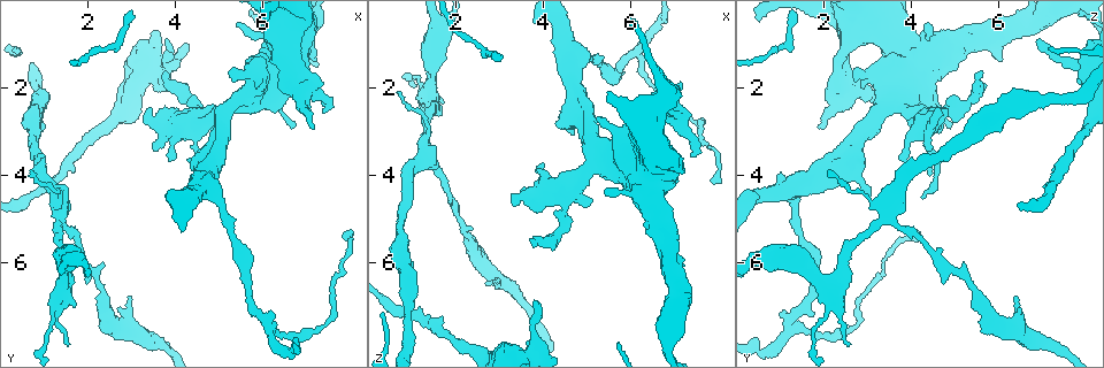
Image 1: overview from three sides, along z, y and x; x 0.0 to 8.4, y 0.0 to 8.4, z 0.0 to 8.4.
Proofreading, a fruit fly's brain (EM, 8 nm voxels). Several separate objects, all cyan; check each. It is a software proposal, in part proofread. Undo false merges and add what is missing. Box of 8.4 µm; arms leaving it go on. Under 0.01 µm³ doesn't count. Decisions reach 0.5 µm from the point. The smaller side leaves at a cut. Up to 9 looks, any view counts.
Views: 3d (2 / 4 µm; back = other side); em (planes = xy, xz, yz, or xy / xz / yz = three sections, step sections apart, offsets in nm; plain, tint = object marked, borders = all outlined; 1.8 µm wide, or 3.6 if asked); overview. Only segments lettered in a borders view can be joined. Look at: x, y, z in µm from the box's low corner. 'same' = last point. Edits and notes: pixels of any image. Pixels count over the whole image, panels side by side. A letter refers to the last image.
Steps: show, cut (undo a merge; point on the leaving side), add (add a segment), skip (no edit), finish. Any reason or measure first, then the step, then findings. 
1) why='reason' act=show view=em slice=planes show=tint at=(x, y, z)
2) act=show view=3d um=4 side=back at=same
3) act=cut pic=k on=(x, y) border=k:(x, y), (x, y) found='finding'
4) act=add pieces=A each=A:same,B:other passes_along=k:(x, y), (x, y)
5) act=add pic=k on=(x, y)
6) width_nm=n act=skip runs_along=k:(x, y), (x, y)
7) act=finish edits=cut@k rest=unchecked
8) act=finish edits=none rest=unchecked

why='calibre changes' act=show view=3d um=4 side=back at=(1.35, 5.00, 3.45)

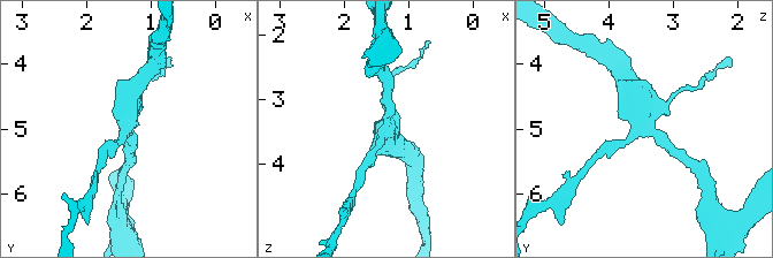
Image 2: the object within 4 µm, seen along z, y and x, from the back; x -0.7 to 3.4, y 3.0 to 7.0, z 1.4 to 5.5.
act=show view=em slice=yz step=8 show=tint at=(1.35, 5.05, 3.40)

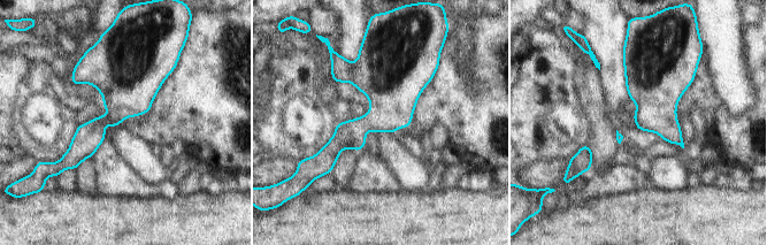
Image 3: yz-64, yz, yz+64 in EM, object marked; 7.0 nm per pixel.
why='another direction' act=show view=em slice=planes show=borders at=same

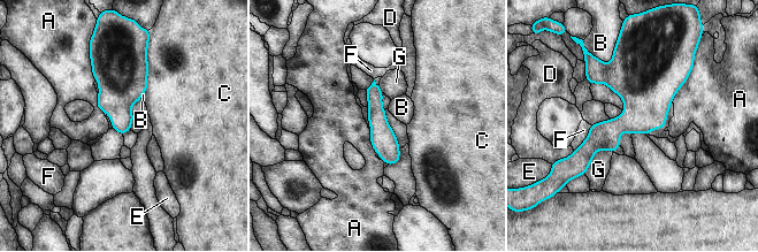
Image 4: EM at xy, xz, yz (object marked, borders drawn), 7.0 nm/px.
act=skip each=A:other,B:other,C:other,D:other,E:other,F:other,G:other border=4:(89, 50), (92, 74), (96, 79) found='all the same neuron'

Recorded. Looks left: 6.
why='tapers out' act=show view=3d um=2 at=(1.50, 7.85, 2.55)

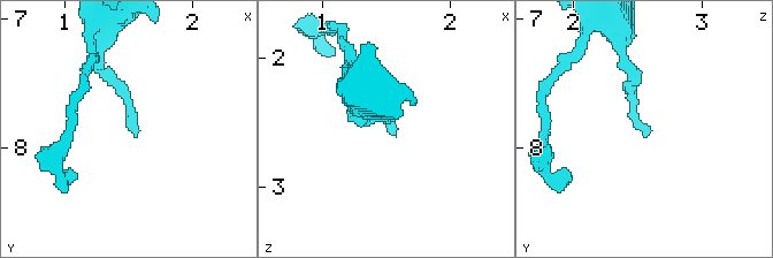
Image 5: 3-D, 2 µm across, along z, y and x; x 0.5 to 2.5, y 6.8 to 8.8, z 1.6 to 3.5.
act=show view=em slice=yz step=4 show=borders at=(1.56, 7.92, 2.56)

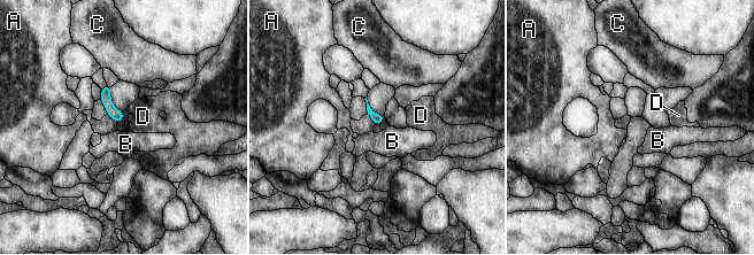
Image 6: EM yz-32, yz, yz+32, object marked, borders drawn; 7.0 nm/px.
act=show view=em slice=planes show=borders at=same

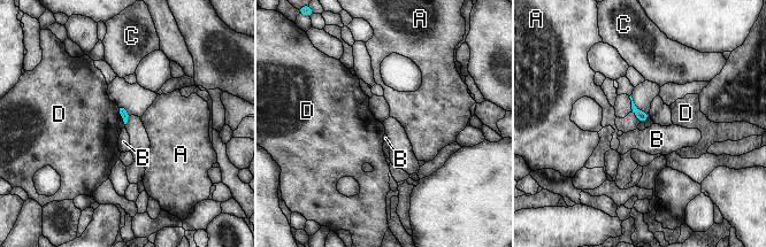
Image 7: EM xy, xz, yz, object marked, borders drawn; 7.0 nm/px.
act=skip each=A:other,B:other,C:other,D:other border=7:(119, 108), (124, 124) found='no lettered segment goes on from it'

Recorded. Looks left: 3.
why='three-way junction' act=show view=3d um=2 at=(6.15, 7.45, 1.20)

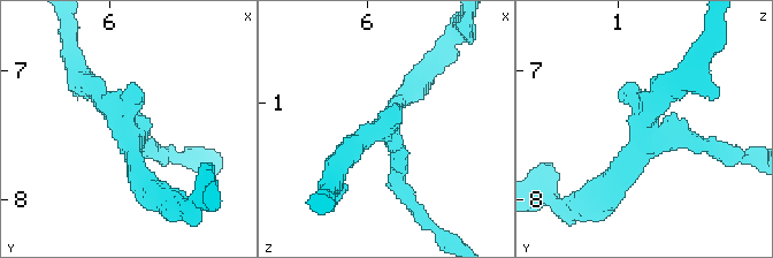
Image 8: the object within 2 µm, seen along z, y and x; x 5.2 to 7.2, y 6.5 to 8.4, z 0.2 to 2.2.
arms=3 act=show view=em slice=planes show=borders at=(6.16, 7.46, 1.24)

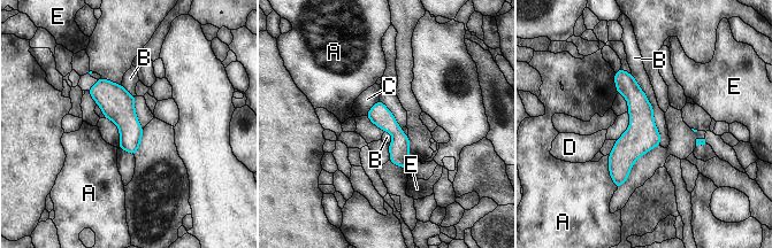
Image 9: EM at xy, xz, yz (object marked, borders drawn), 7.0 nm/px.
act=skip each=A:other,B:other,C:other,D:other,E:other border=9:(631, 74), (652, 108), (660, 144) found='all the same neuron'

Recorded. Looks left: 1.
act=finish edits=none rest=unchecked

